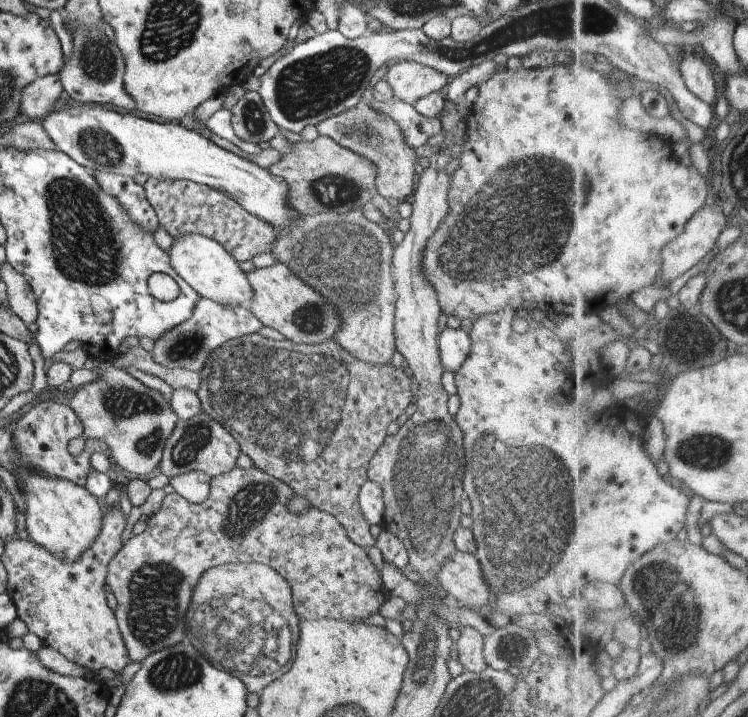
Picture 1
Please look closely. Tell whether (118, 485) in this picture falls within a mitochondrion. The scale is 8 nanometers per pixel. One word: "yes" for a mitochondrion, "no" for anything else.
no

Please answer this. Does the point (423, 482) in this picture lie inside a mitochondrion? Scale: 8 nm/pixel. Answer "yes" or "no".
yes

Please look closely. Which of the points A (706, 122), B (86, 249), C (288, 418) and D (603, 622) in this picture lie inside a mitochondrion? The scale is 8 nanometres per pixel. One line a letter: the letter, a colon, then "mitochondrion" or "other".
A: other
B: mitochondrion
C: mitochondrion
D: other

